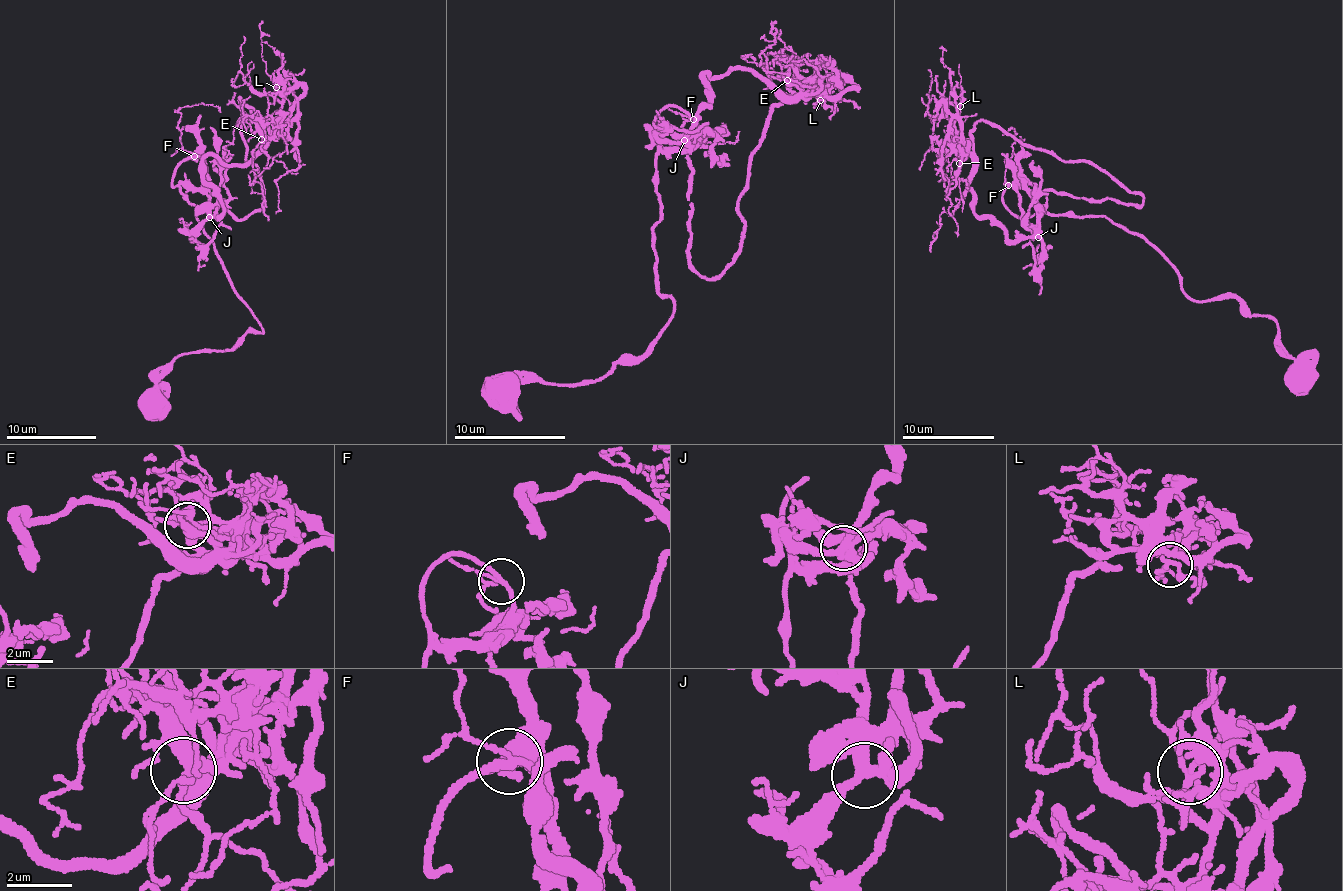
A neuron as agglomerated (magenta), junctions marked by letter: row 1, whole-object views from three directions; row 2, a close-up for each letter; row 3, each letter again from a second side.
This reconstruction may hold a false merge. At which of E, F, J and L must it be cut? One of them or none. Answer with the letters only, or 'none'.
none

